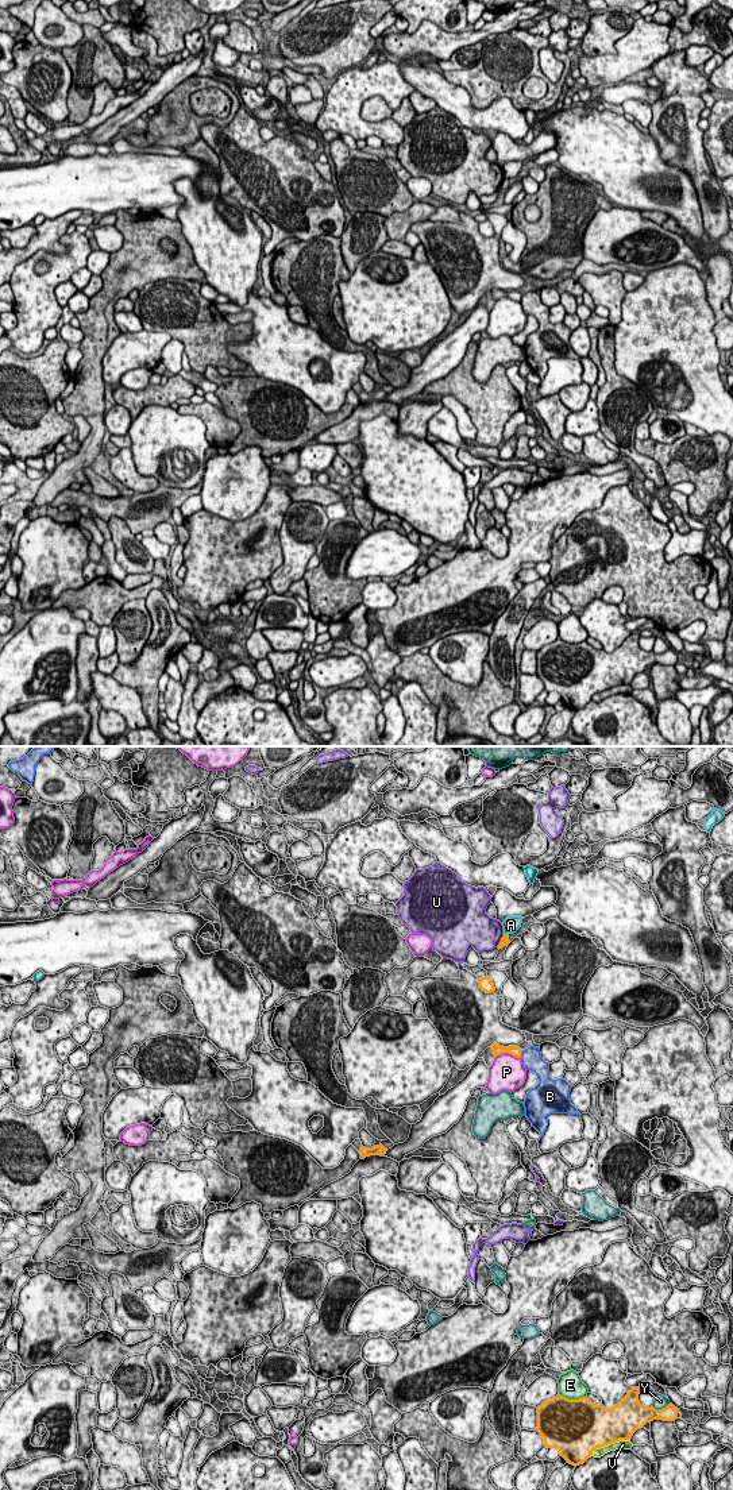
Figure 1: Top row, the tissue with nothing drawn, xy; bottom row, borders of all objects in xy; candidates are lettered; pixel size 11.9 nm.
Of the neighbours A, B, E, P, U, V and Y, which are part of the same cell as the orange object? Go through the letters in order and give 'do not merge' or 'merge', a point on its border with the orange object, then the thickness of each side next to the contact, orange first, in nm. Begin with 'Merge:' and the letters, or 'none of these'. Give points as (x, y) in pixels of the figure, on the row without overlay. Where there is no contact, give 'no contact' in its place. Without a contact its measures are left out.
Merge: none of these
A: do not merge; contact xy (506, 178); calibres 100 and 190 nm
B: do not merge; contact xy (520, 298); calibres 130 and 240 nm
E: do not merge; contact xy (573, 644); calibres 500 and 280 nm
P: do not merge; contact xy (508, 296); calibres 130 and 420 nm
U: do not merge; contact xy (501, 184); calibres 100 and 420 nm
V: do not merge; contact xy (609, 687); calibres 500 and 130 nm
Y: do not merge; contact xy (660, 653); calibres 240 and 160 nm

